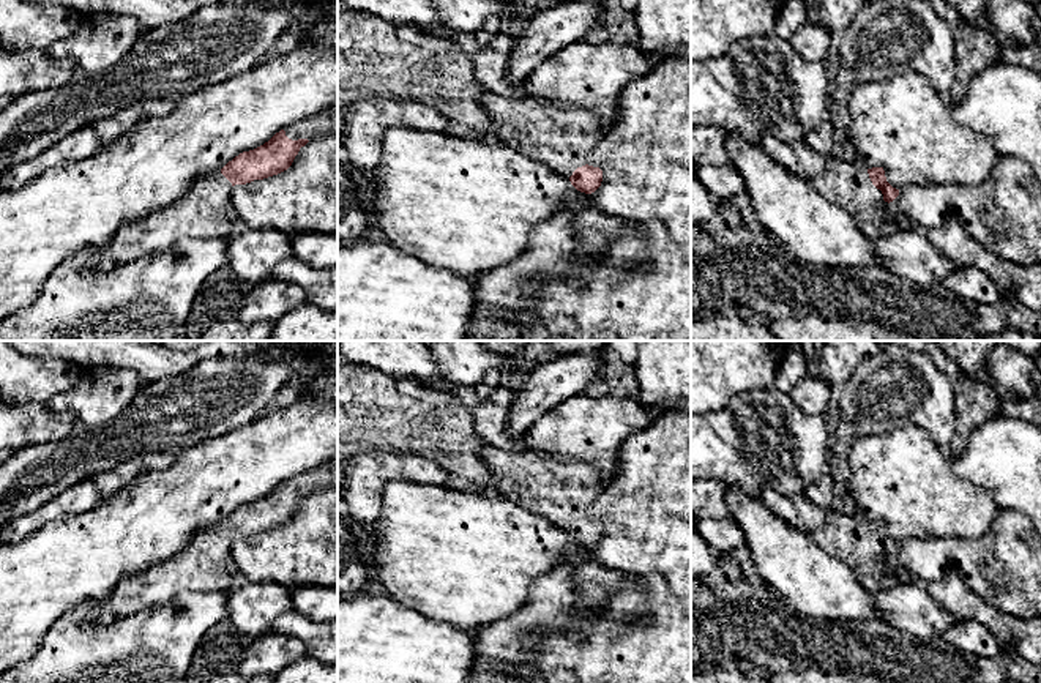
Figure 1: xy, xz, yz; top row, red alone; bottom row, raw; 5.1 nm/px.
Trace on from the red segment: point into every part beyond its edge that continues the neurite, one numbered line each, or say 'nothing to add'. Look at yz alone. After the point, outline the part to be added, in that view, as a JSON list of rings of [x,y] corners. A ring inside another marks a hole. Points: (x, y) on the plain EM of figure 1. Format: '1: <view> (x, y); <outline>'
1: yz (846, 537); [[[828,509],[825,522],[811,533],[812,541],[826,554],[841,558],[868,592],[879,593],[897,584],[916,582],[904,568],[888,562],[861,516],[845,516]]]

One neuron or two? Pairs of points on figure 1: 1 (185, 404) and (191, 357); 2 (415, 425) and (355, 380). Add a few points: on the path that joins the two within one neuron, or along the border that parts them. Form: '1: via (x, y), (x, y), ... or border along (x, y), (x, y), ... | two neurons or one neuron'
1: border along (226, 358), (204, 358), (183, 373), (155, 380) | two neurons
2: via (401, 425), (369, 395) | one neuron

